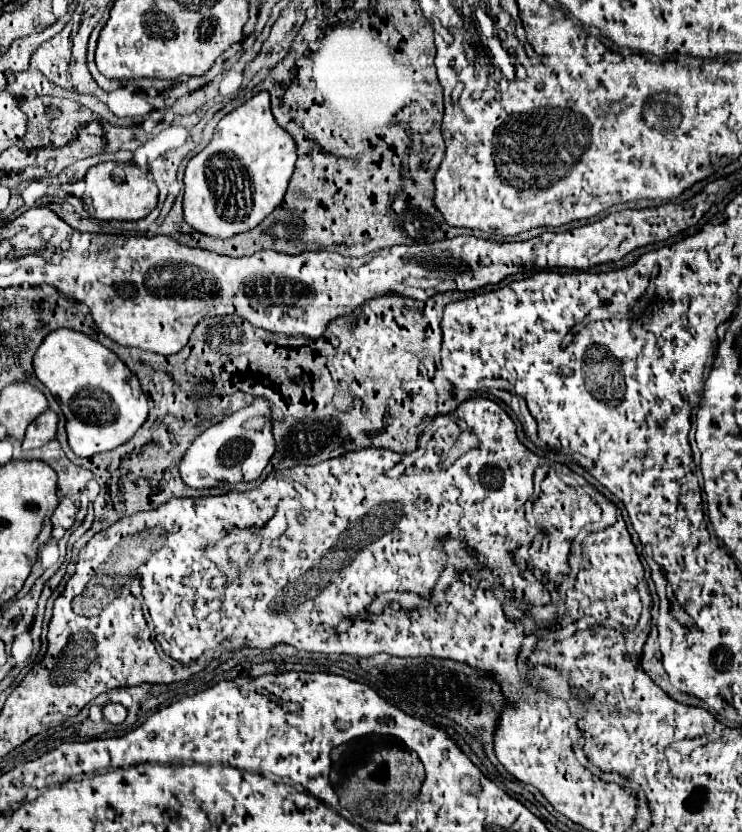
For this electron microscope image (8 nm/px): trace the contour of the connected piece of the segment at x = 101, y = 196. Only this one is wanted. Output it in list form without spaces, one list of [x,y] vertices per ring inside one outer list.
[[[105,162],[93,166],[85,176],[85,194],[83,204],[91,218],[97,220],[141,220],[145,218],[157,204],[157,186],[151,182],[135,164],[119,164],[119,162]]]

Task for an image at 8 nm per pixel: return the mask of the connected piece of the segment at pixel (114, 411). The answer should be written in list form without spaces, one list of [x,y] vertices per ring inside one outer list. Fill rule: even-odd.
[[[53,330],[35,352],[33,370],[59,402],[67,418],[69,446],[81,458],[91,458],[129,442],[149,416],[147,396],[135,374],[115,352],[83,332]]]

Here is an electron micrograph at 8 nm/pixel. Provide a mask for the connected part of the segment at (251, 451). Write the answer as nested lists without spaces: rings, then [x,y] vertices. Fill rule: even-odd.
[[[255,398],[251,406],[225,416],[219,424],[207,428],[199,438],[195,438],[195,442],[181,458],[179,474],[181,480],[195,490],[253,482],[261,476],[273,452],[275,440],[271,436],[269,404],[263,398]]]

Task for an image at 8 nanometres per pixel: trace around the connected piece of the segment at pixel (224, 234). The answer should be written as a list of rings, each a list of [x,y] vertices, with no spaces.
[[[269,92],[255,94],[227,114],[217,124],[211,142],[189,160],[183,198],[185,220],[197,232],[217,238],[229,238],[255,228],[281,204],[295,162],[295,138],[277,124]]]

